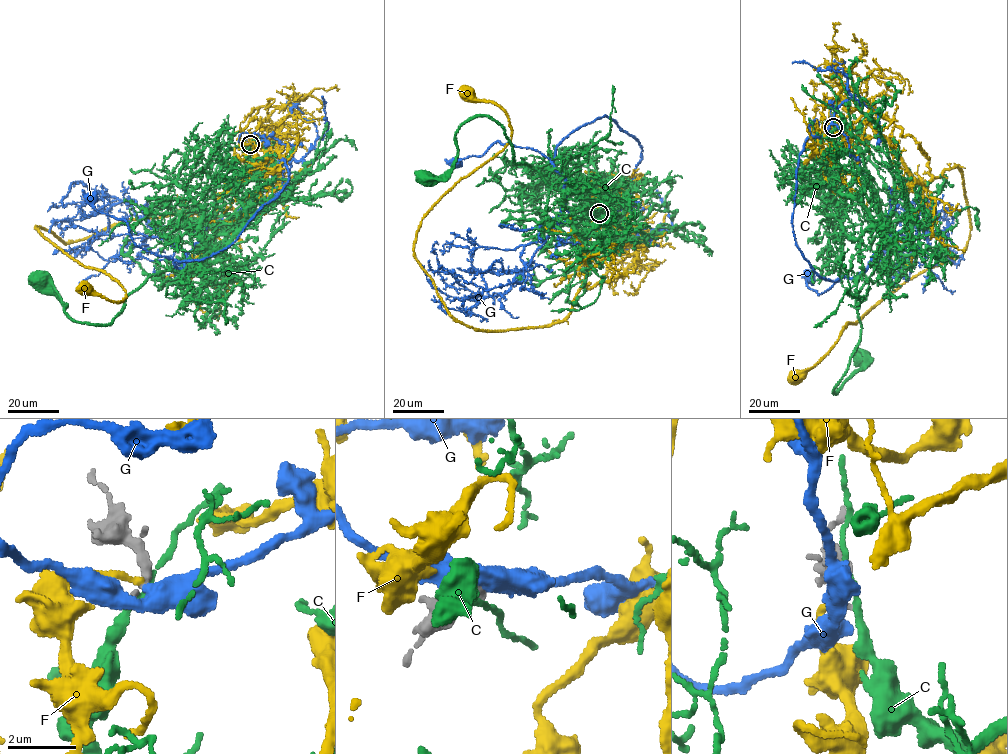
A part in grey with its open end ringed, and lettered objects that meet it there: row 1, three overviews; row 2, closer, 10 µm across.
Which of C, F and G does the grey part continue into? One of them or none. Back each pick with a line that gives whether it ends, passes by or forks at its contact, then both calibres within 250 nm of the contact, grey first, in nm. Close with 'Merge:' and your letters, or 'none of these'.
Merge: none of these

